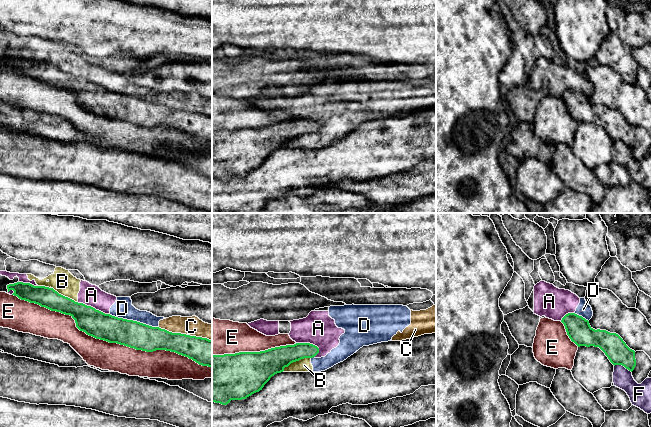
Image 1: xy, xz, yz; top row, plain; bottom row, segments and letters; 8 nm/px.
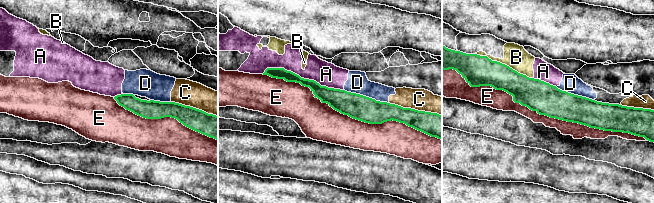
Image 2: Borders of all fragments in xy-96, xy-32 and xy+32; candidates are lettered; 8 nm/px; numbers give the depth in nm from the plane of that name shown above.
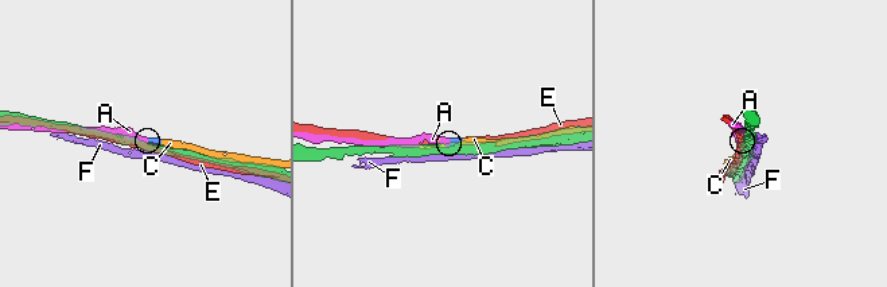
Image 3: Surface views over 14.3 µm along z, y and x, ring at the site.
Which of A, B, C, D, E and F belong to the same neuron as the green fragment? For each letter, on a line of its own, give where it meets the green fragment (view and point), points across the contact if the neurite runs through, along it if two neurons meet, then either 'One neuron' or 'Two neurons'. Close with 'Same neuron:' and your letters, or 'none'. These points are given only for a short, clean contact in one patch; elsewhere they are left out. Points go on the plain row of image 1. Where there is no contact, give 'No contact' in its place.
A: Touches green at xy (92, 83). Two neurons
B: Touches green at xz (296, 136). Two neurons
C: Touches green at xy (185, 110). Two neurons
D: Touches green at xy (134, 97). Two neurons
E: Touches green at xy (110, 118). Two neurons
F: Touches green at yz (623, 141). Two neurons
Same neuron: none

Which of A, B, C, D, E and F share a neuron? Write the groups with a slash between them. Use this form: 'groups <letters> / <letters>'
groups A B C D / E / F

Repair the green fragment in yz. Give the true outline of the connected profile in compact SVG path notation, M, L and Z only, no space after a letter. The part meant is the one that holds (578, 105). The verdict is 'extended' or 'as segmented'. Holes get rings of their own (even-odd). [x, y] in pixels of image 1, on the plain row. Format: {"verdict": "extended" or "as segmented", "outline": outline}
{"verdict": "as segmented", "outline": "M575 89L566 90L561 98L571 117L578 123L599 123L614 142L622 141L631 148L634 146L635 127L630 125L618 110L595 106L588 96Z"}

